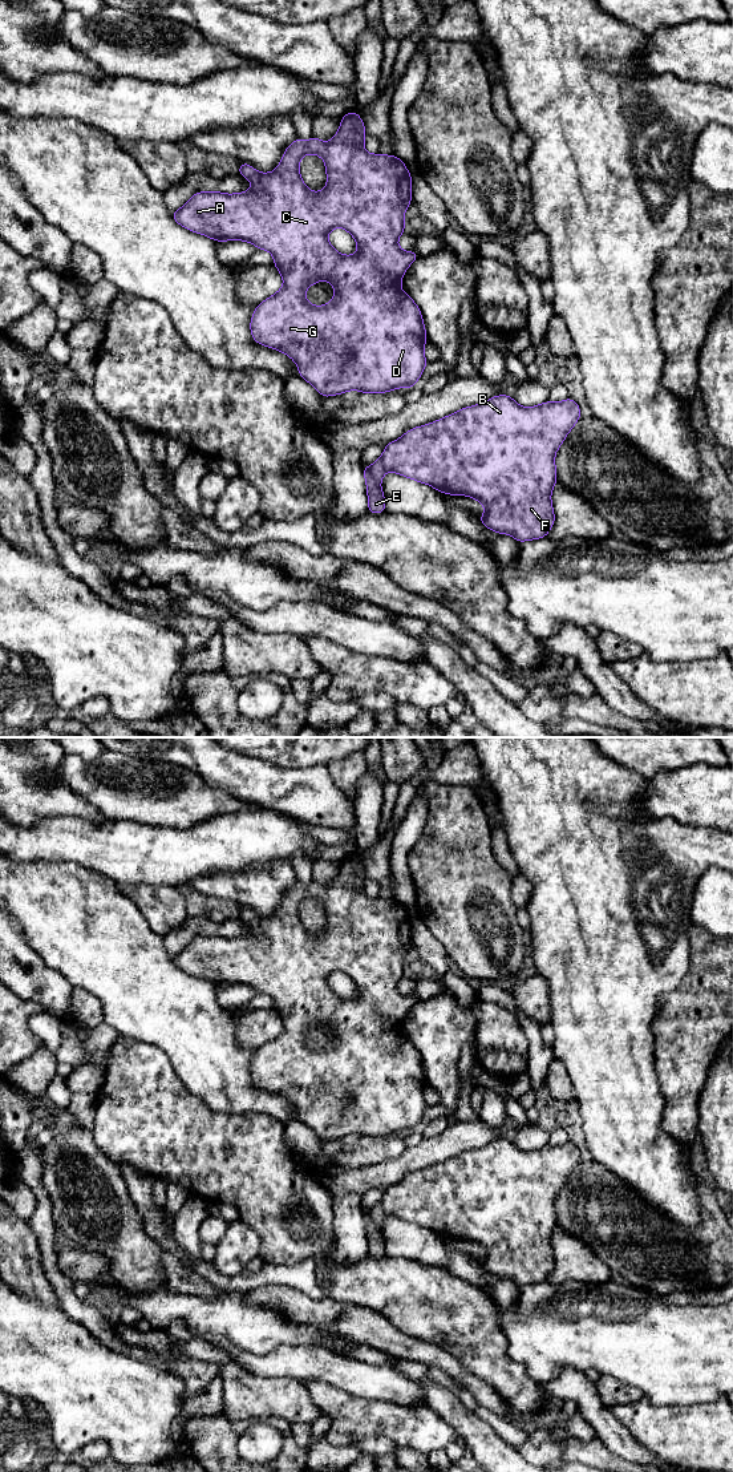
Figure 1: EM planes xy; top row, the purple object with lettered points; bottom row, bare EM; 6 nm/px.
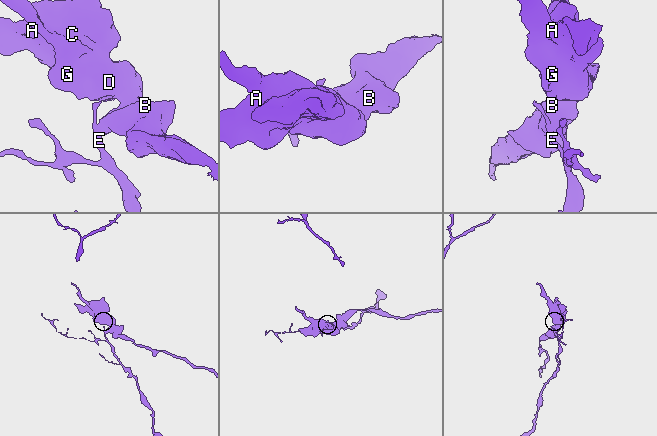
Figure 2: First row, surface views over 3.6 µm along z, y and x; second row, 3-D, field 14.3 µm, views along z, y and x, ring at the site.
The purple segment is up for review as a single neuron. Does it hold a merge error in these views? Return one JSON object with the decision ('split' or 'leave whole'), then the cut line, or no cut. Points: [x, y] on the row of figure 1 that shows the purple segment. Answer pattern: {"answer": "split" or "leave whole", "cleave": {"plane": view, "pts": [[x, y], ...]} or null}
{"answer": "split", "cleave": {"plane": "xy", "pts": [[369, 466], [373, 477], [380, 482]]}}

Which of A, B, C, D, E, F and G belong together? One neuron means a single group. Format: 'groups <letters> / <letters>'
groups A B C D F G / E

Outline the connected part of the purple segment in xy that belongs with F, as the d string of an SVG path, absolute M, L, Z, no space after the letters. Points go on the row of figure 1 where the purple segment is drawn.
M498 395L444 418L412 428L386 444L370 472L377 482L386 472L430 485L453 497L467 496L485 506L483 526L514 537L518 543L547 537L555 522L551 492L556 485L555 453L580 420L572 399L526 408Z

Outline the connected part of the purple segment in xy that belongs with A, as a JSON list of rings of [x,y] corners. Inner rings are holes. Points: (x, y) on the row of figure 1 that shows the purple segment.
[[[356,110],[351,112],[343,116],[340,128],[329,142],[315,136],[309,141],[296,138],[291,142],[272,173],[259,173],[251,165],[240,162],[238,174],[252,182],[248,191],[198,191],[171,214],[182,227],[215,242],[244,240],[274,255],[274,266],[279,270],[284,286],[255,308],[250,323],[252,339],[258,344],[288,355],[299,367],[297,376],[307,380],[323,397],[352,389],[364,395],[412,388],[428,365],[424,355],[428,336],[421,310],[401,290],[405,271],[420,255],[404,251],[397,244],[405,231],[405,211],[412,203],[412,175],[405,163],[393,154],[368,154],[364,149],[365,137],[361,117]],[[305,154],[316,154],[325,162],[327,186],[321,191],[311,191],[301,179],[299,163]],[[336,227],[345,229],[355,238],[355,255],[341,255],[331,246],[328,234]],[[321,280],[333,286],[335,296],[324,306],[312,306],[305,298],[305,291]]]

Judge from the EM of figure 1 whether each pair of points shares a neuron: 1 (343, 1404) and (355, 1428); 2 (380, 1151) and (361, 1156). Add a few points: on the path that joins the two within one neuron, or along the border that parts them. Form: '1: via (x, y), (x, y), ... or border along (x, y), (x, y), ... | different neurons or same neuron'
1: via (344, 1410), (352, 1418), (352, 1423) | same neuron
2: via (376, 1152), (365, 1155) | same neuron

